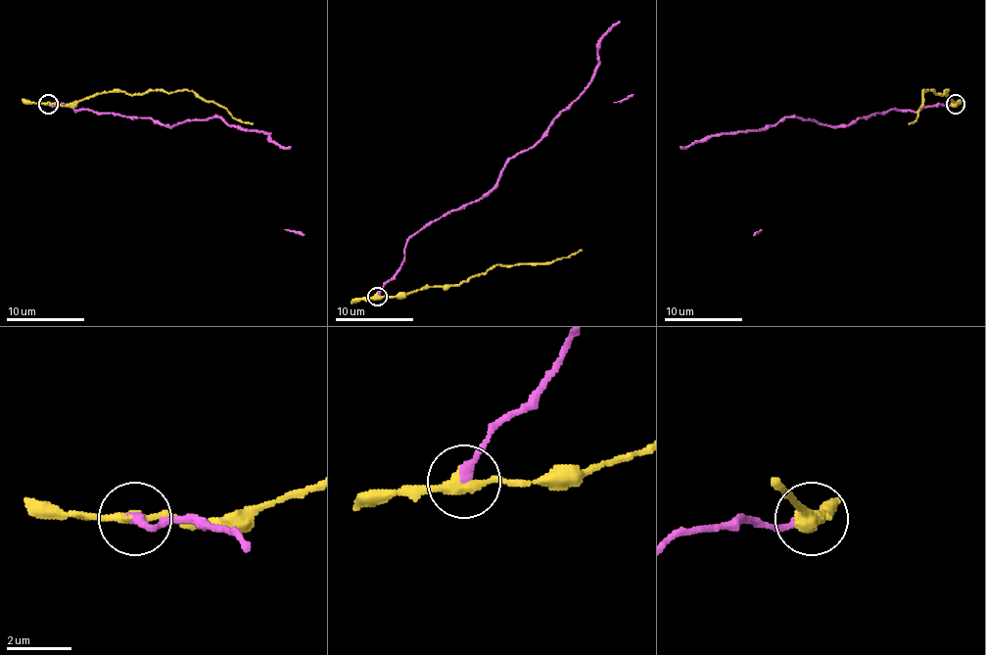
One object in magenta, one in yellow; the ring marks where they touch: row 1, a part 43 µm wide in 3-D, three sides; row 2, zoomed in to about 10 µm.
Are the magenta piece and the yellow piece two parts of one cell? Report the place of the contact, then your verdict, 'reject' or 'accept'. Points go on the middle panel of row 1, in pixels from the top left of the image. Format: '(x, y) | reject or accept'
(377, 297) | reject

